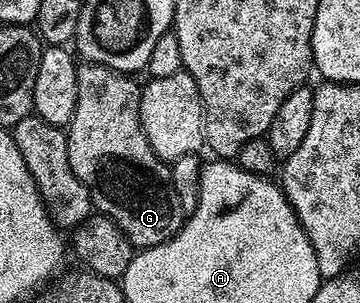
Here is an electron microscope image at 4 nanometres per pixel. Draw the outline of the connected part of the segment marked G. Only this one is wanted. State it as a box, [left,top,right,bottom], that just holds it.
[69,63,183,250]

